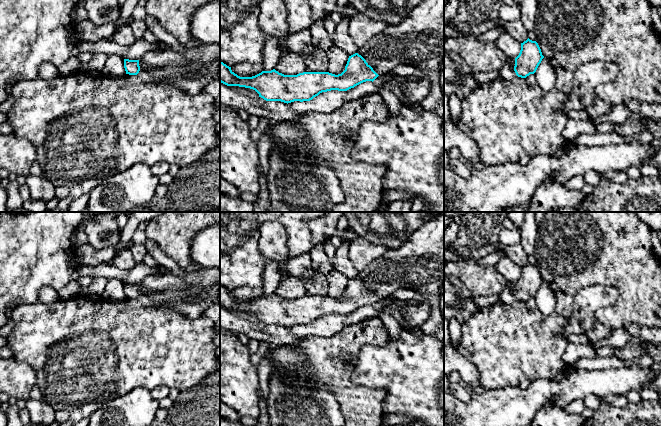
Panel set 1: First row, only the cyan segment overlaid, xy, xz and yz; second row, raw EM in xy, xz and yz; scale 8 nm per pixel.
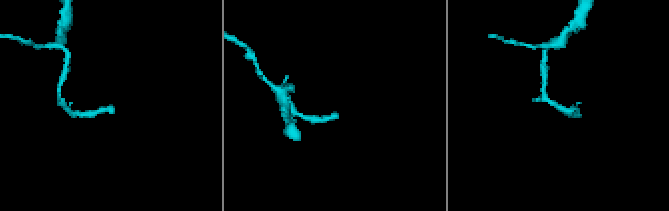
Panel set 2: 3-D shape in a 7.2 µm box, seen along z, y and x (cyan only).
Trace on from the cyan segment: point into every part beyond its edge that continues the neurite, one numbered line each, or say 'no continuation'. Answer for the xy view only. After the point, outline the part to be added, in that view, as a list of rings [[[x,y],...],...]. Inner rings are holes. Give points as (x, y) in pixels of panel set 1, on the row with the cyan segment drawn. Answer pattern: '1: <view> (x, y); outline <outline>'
1: xy (191, 70); outline [[[200,44],[197,47],[175,50],[151,50],[139,59],[140,71],[136,75],[146,83],[177,87],[189,94],[204,92],[205,87],[218,77],[220,45]]]

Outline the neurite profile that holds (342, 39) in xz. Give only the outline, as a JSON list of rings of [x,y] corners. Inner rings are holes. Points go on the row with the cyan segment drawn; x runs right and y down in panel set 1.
[[[349,5],[347,12],[347,18],[342,19],[335,28],[335,34],[333,38],[333,44],[339,49],[347,53],[349,56],[355,54],[359,50],[359,46],[354,42],[353,38],[349,33],[349,22],[354,14],[357,12],[357,9],[352,5]]]

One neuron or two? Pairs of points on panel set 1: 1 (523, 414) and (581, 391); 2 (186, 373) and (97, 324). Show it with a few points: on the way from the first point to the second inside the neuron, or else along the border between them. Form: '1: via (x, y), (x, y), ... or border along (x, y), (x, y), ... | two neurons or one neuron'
1: via (537, 400), (546, 391), (567, 388) | one neuron
2: via (164, 351), (160, 347), (121, 345), (119, 343) | one neuron

